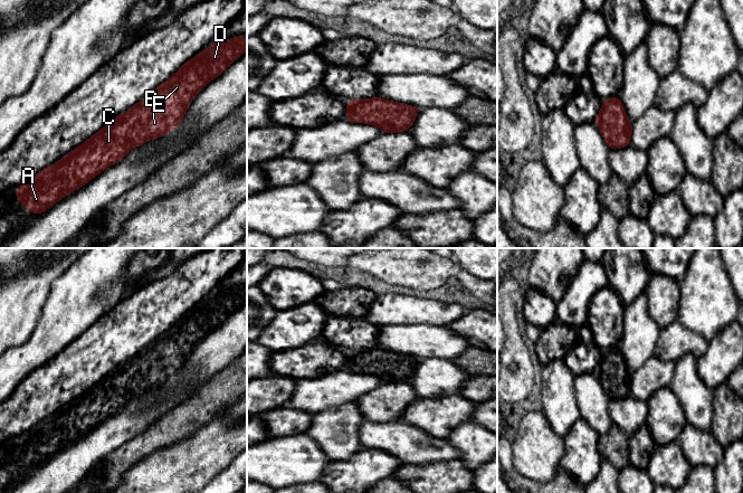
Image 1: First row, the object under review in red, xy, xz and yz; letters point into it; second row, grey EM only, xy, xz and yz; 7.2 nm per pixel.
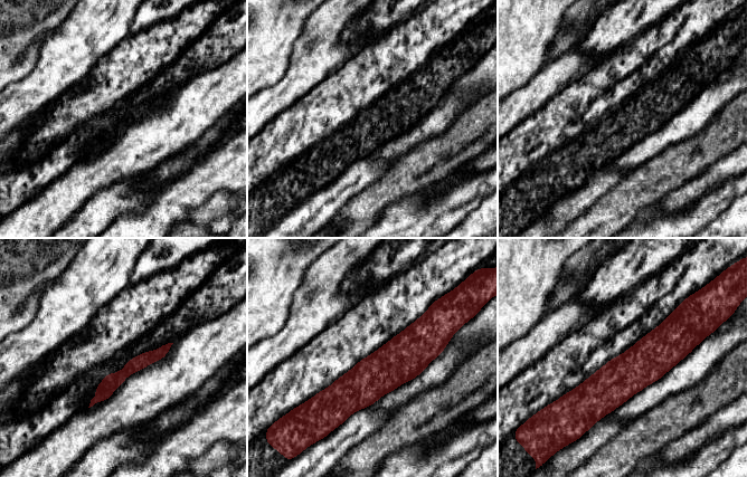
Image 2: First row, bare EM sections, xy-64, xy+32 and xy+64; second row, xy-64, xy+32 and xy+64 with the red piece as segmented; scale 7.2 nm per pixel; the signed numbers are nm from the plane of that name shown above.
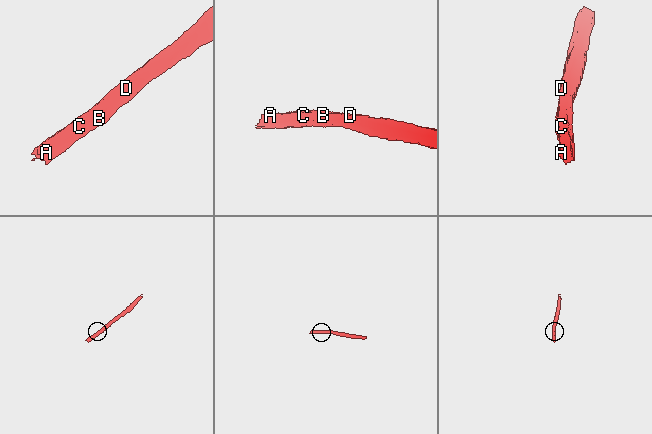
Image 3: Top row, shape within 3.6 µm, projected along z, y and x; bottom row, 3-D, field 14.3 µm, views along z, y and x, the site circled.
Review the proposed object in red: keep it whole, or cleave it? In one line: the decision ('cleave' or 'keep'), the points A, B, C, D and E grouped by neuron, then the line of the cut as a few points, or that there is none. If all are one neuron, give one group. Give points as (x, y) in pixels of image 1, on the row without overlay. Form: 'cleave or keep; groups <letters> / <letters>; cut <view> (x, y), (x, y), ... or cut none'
keep; groups A B C D E; cut none

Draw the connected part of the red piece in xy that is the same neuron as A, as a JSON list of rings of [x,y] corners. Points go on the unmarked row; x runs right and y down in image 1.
[[[247,285],[213,293],[206,301],[185,312],[180,320],[145,345],[137,354],[117,366],[103,379],[65,405],[58,413],[45,418],[32,429],[16,438],[16,451],[25,454],[26,462],[35,466],[48,461],[65,446],[87,435],[106,418],[120,413],[134,397],[174,381],[188,362],[198,342],[221,325],[247,301]]]

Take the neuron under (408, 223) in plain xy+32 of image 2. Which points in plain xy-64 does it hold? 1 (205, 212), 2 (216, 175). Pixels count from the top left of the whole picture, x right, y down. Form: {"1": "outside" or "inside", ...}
{"1": "outside", "2": "inside"}

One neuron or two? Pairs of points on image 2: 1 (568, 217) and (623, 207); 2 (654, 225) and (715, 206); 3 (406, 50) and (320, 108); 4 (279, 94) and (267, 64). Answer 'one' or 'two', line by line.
1: two
2: one
3: one
4: two

